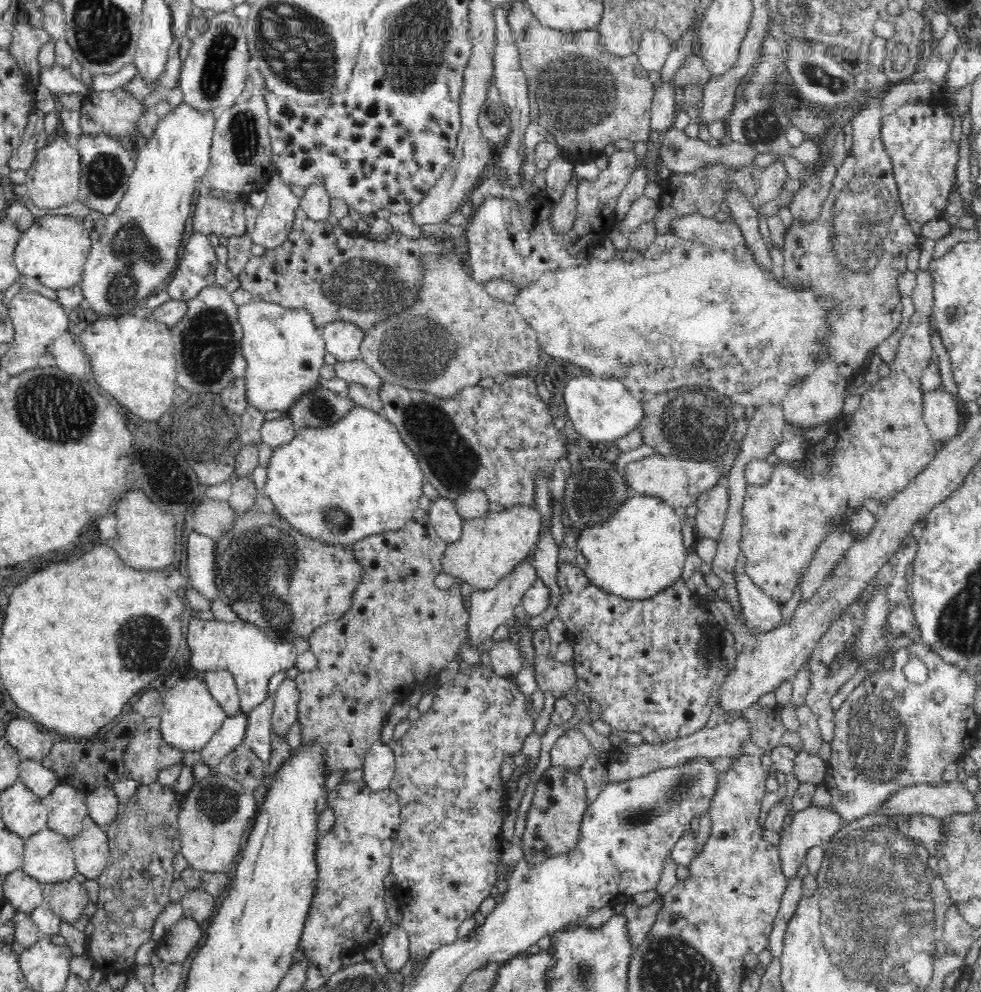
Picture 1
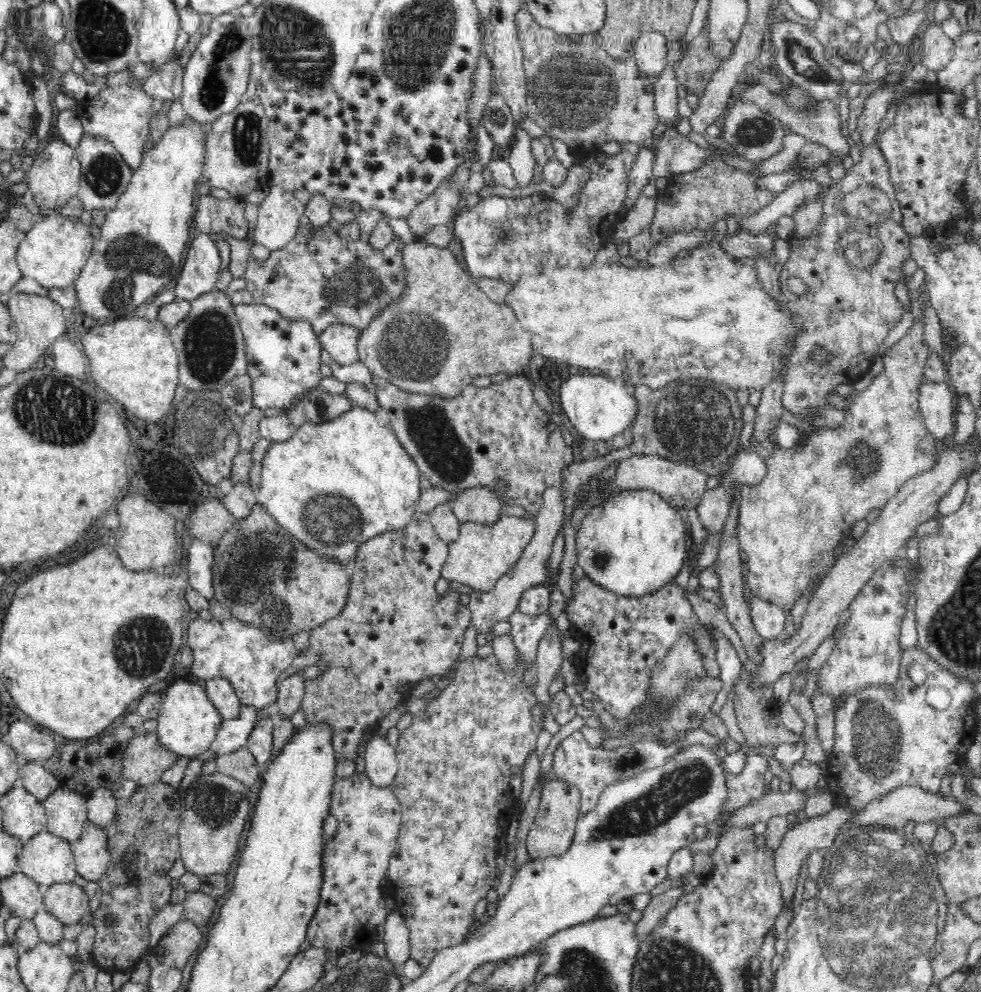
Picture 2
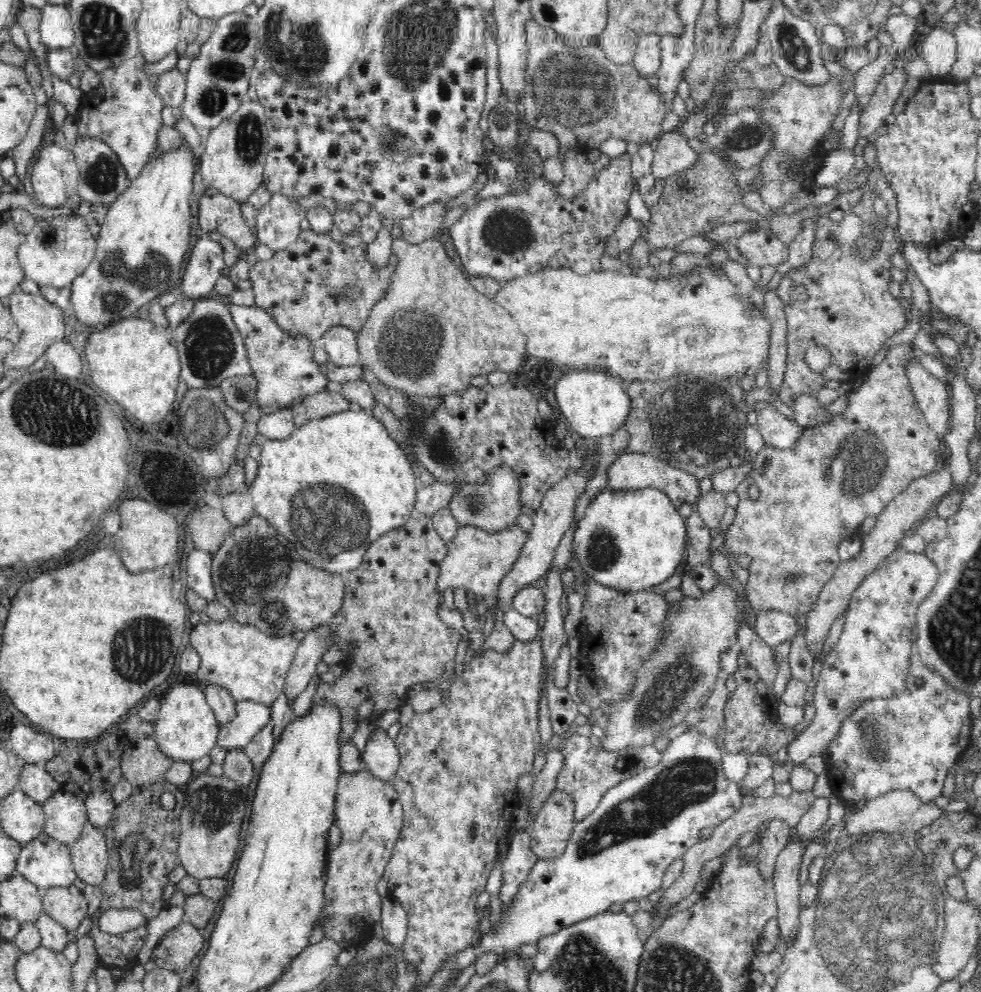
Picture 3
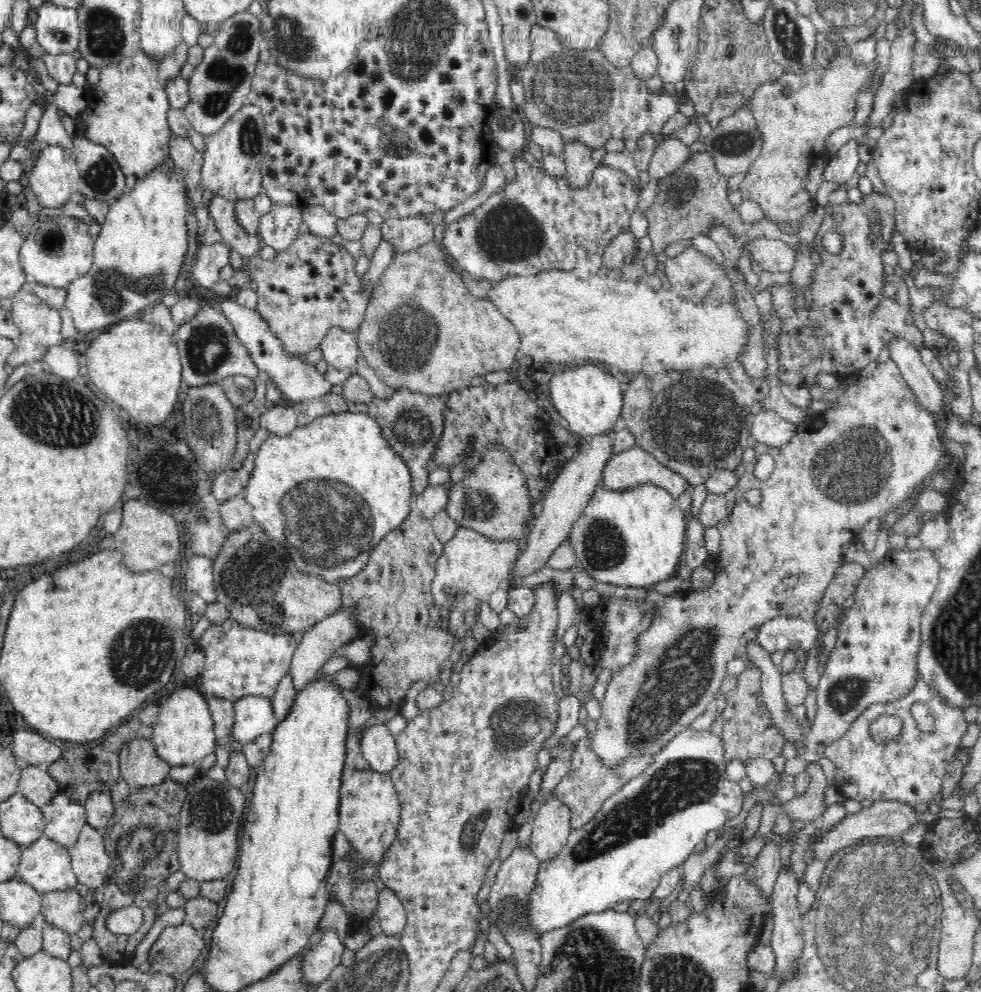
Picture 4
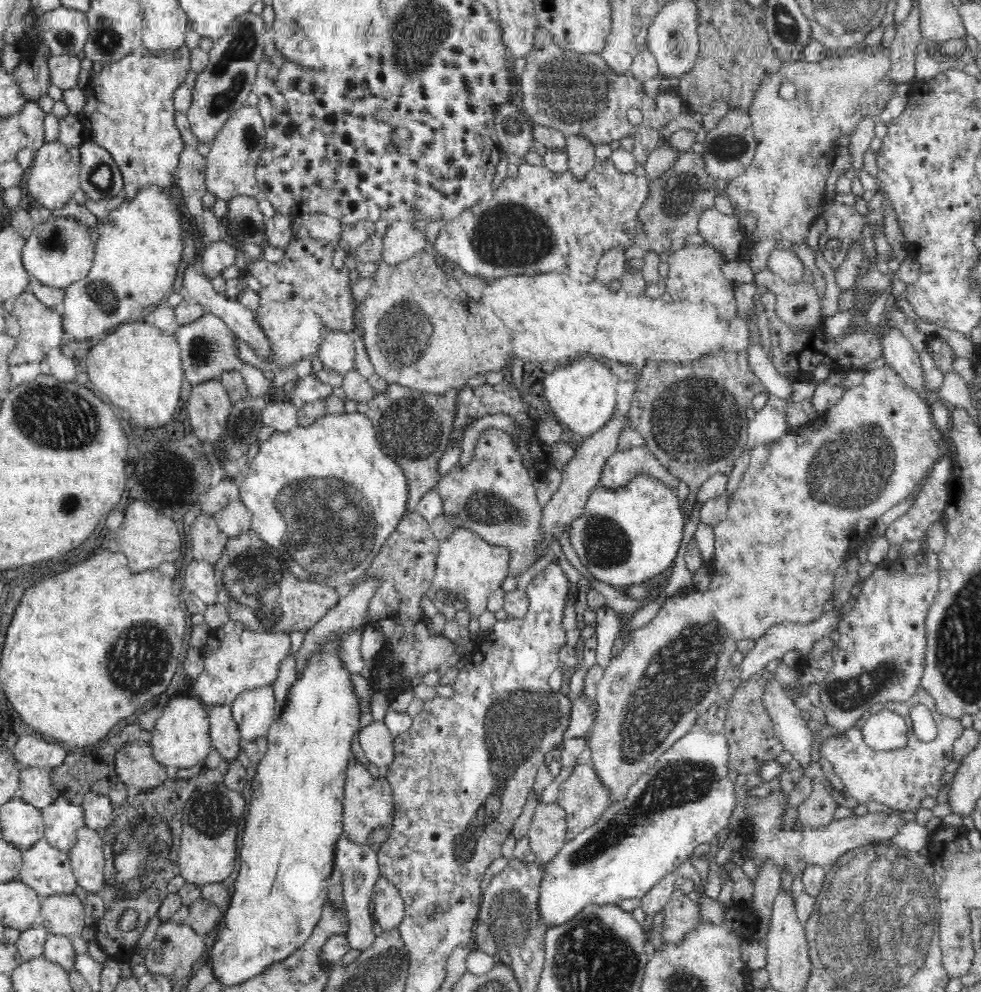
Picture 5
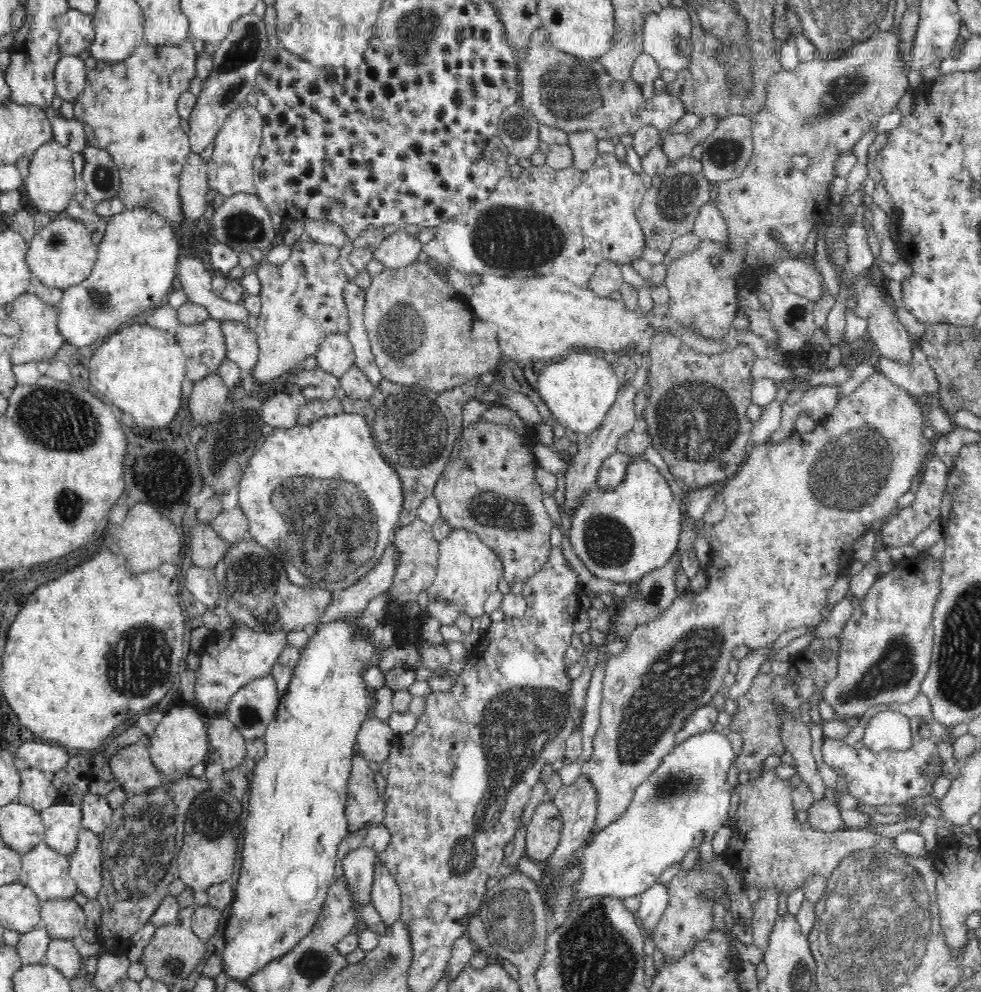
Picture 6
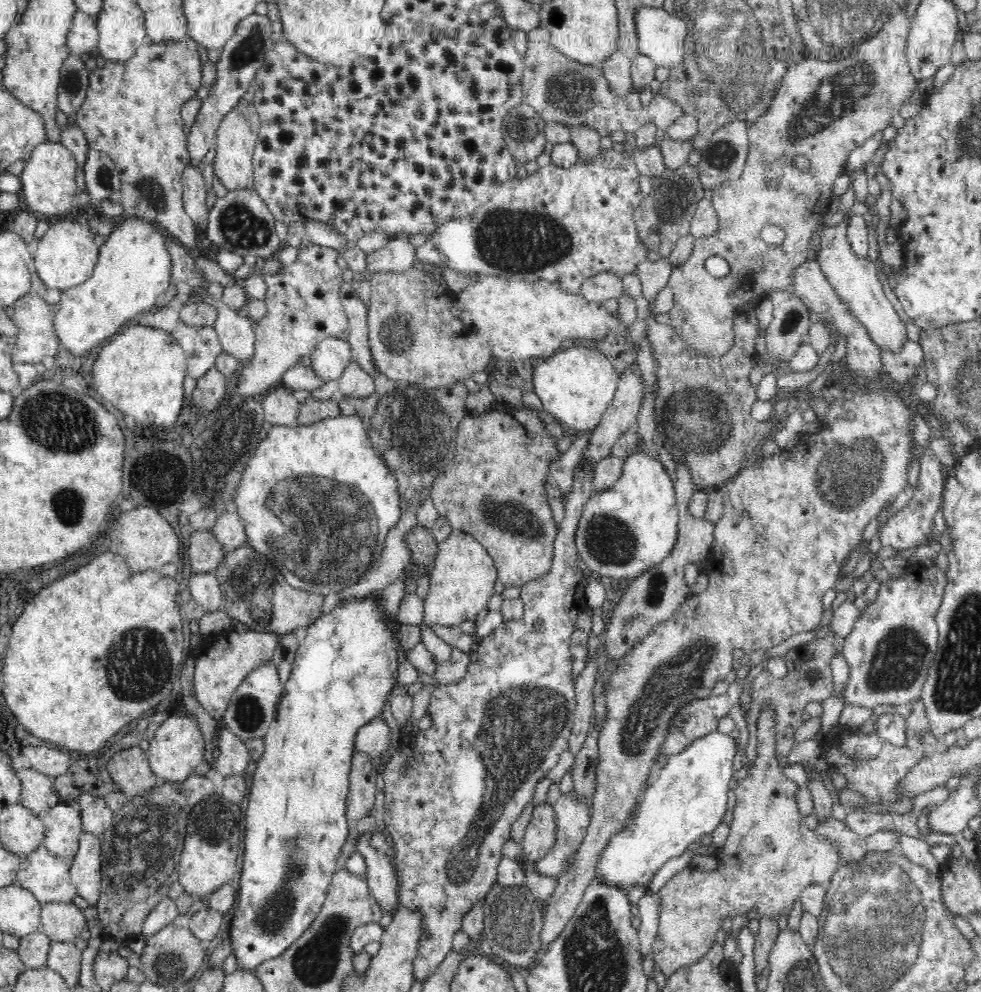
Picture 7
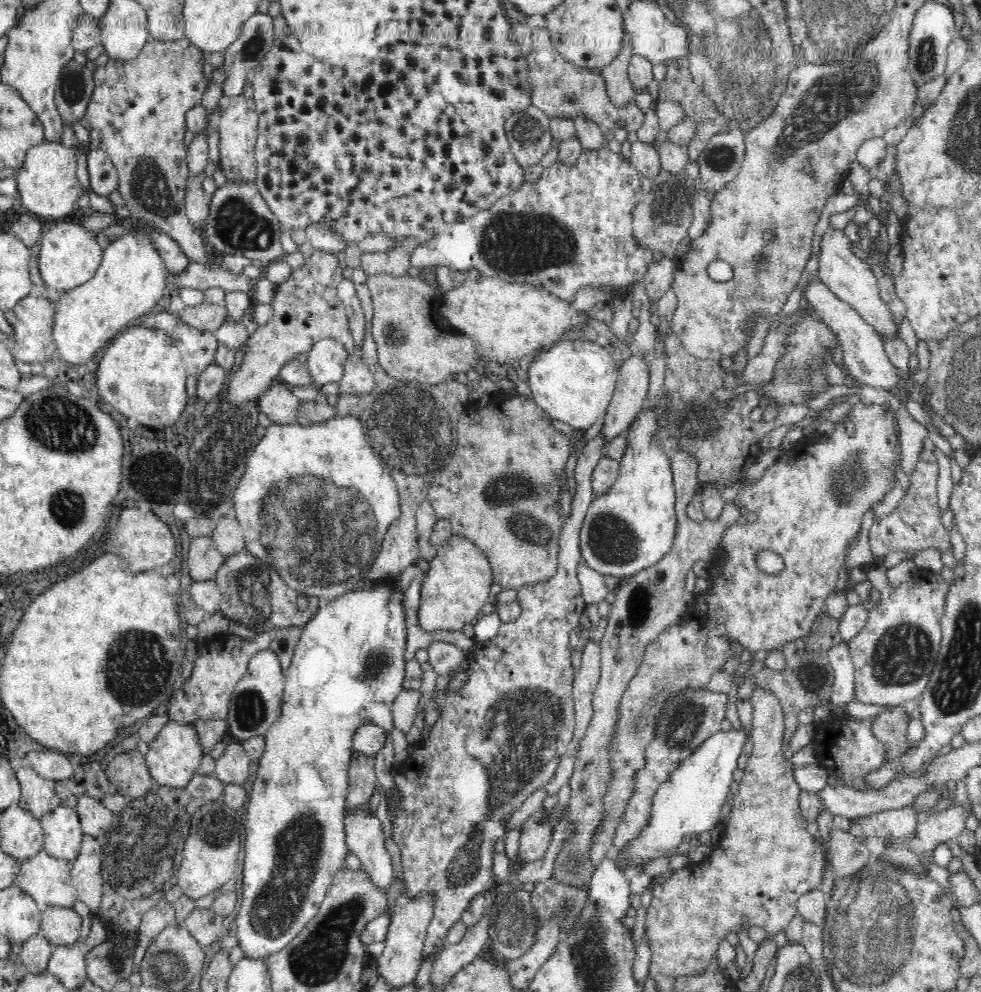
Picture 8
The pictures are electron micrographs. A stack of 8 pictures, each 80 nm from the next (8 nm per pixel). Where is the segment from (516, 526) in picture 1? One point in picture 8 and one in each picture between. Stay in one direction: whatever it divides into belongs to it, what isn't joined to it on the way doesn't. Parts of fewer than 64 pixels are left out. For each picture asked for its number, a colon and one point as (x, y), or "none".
2: (484, 552)
3: (477, 560)
4: (474, 564)
5: (467, 565)
6: (466, 565)
7: (462, 579)
8: (457, 583)

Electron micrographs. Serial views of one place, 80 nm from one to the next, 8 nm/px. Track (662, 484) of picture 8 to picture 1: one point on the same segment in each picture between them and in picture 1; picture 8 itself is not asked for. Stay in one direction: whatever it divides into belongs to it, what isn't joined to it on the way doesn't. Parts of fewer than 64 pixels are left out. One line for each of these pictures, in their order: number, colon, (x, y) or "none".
1: (639, 552)
2: (633, 546)
3: (630, 541)
4: (636, 537)
5: (625, 536)
6: (622, 534)
7: (623, 531)

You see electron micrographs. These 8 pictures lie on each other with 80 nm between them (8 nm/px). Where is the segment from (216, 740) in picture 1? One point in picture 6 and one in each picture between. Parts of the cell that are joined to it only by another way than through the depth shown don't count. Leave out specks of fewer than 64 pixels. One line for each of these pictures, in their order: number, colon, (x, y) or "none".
2: (232, 734)
3: (251, 717)
4: (254, 716)
5: (254, 712)
6: (254, 707)

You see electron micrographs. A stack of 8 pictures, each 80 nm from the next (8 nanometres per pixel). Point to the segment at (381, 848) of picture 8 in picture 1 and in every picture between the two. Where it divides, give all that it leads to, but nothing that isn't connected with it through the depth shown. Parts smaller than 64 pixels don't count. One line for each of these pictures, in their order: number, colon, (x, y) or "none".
1: (395, 944)
2: (396, 942)
3: (394, 921)
4: (392, 917)
5: (387, 904)
6: (386, 895)
7: (381, 880)

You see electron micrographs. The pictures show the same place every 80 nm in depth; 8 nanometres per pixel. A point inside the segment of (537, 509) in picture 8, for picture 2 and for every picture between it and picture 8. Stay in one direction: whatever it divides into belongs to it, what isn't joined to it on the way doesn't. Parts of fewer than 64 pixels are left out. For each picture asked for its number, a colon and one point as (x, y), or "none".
2: (474, 504)
3: (491, 506)
4: (493, 500)
5: (494, 495)
6: (490, 489)
7: (494, 488)

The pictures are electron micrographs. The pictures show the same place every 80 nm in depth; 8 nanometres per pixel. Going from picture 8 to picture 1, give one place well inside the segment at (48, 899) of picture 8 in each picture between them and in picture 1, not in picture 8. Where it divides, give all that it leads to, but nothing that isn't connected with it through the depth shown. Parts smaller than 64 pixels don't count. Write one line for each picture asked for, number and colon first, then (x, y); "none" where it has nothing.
1: (48, 856)
2: (48, 859)
3: (45, 861)
4: (45, 864)
5: (47, 869)
6: (46, 871)
7: (47, 875)

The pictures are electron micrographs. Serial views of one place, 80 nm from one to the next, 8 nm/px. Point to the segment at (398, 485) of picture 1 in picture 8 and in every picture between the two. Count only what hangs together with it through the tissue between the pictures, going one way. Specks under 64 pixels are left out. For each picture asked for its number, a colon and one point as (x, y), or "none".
2: (334, 484)
3: (337, 483)
4: (337, 485)
5: (333, 481)
6: (324, 492)
7: (318, 499)
8: (322, 538)

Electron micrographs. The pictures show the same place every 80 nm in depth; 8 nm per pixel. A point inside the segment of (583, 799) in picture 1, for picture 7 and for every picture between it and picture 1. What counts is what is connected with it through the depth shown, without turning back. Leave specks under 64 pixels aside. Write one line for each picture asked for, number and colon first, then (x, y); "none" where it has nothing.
2: (551, 833)
3: (553, 825)
4: (551, 827)
5: (547, 834)
6: (543, 833)
7: (539, 836)

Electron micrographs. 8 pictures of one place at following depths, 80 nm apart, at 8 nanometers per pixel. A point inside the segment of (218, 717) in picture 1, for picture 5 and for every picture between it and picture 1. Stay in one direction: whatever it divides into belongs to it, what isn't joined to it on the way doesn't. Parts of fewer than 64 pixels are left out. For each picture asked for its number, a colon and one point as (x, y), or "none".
2: (187, 723)
3: (186, 728)
4: (183, 734)
5: (181, 738)

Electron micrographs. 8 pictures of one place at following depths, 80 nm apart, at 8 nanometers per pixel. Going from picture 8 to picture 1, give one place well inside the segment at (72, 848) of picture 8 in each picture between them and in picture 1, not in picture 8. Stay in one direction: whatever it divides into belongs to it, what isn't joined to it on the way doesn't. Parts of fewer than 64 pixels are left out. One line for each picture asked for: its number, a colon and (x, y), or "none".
1: (67, 807)
2: (66, 811)
3: (65, 813)
4: (64, 816)
5: (63, 818)
6: (62, 821)
7: (62, 823)

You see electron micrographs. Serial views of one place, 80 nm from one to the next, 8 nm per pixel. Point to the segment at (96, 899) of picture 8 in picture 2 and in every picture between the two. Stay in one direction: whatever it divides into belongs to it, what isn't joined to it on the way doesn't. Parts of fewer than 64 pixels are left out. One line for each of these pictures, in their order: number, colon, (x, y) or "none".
2: (91, 855)
3: (89, 854)
4: (89, 859)
5: (88, 863)
6: (86, 859)
7: (85, 870)

